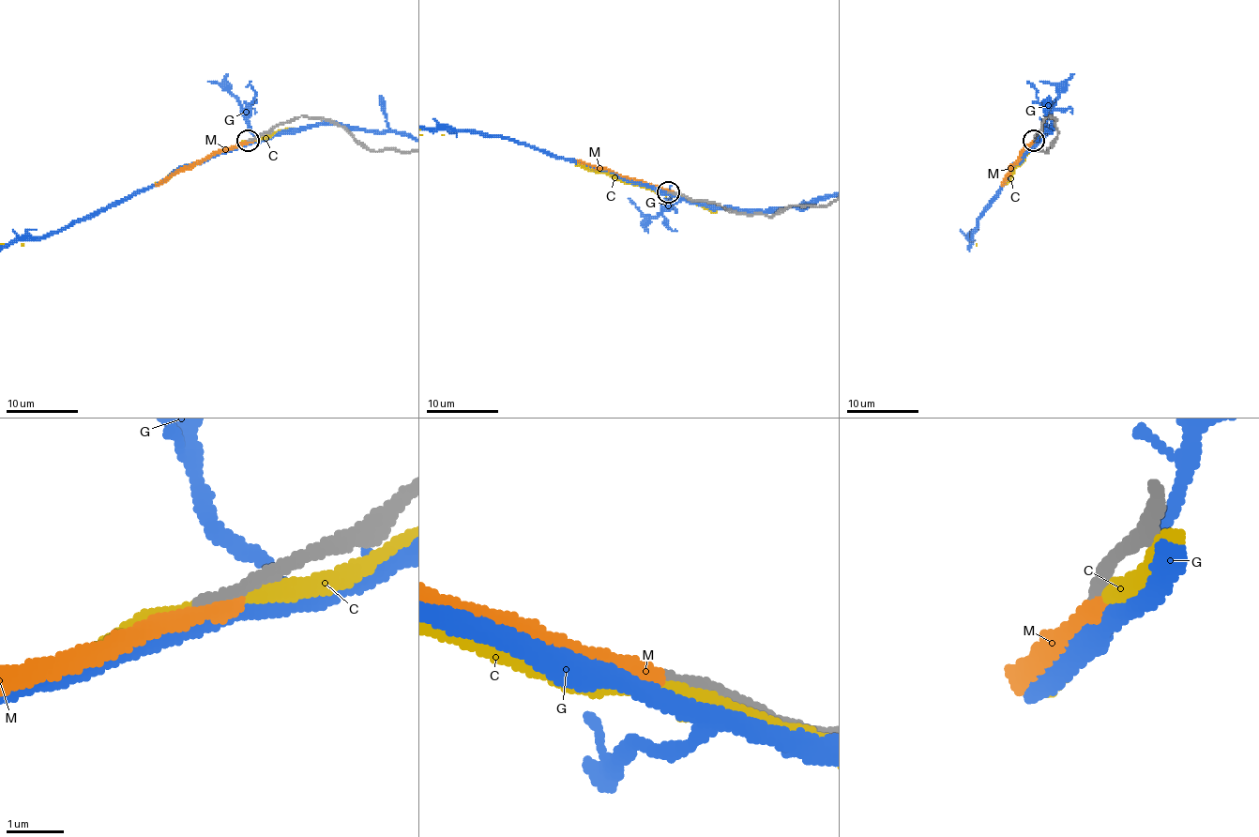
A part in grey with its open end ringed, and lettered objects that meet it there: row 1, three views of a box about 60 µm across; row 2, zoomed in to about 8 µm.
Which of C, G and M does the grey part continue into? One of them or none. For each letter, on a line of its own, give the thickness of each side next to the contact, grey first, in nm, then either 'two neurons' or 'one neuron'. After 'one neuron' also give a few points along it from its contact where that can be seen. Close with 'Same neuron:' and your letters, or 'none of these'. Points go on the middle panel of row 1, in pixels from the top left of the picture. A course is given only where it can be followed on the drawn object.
C: calibres 280 and 340 nm; two neurons
G: calibres 240 and 320 nm; two neurons
M: calibres 260 and 320 nm; two neurons
Same neuron: none of these

